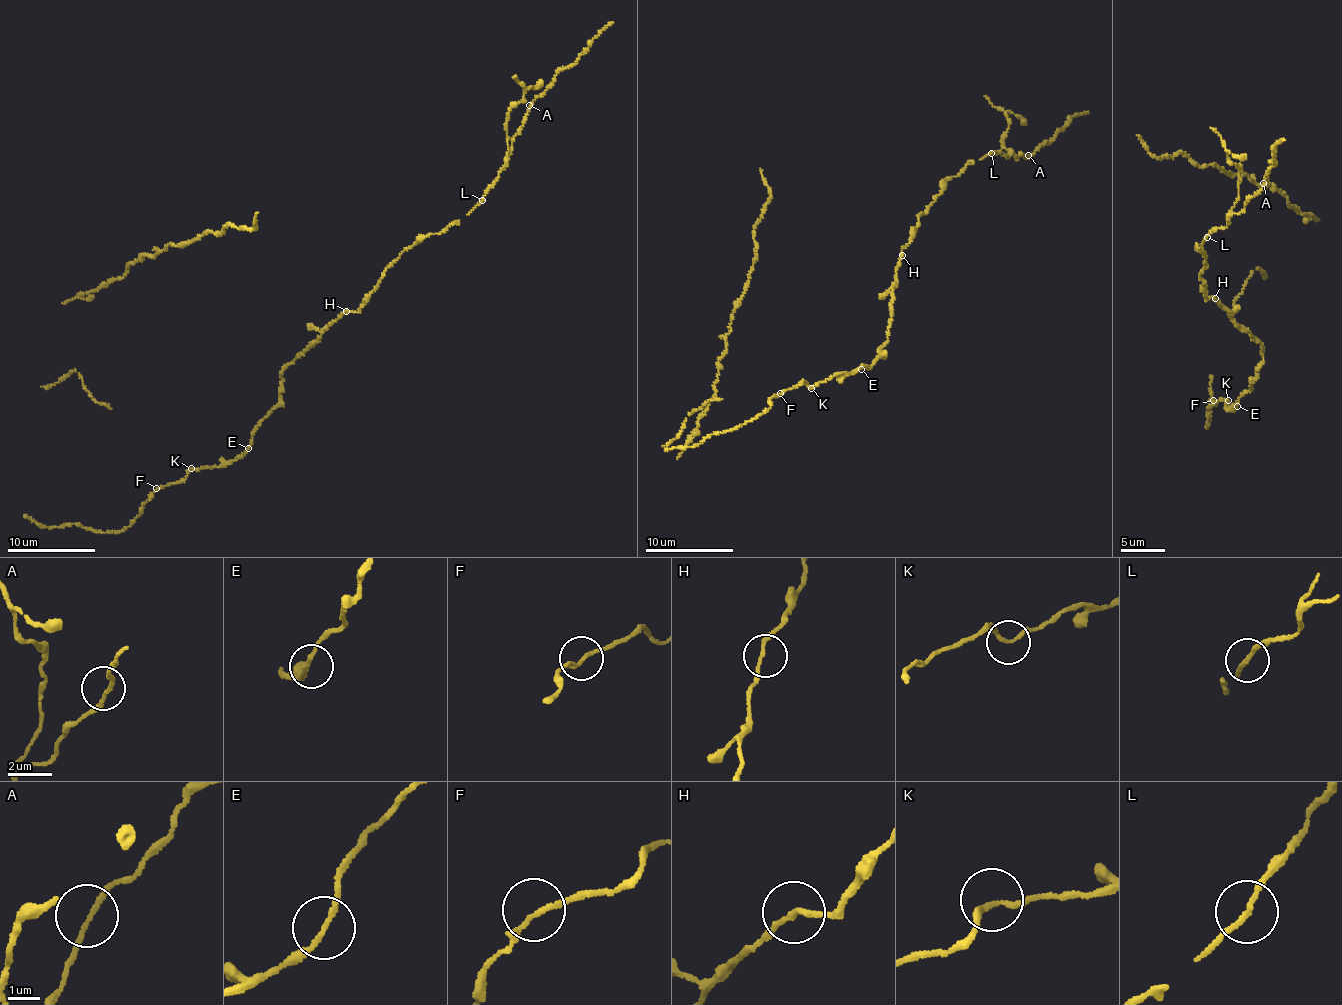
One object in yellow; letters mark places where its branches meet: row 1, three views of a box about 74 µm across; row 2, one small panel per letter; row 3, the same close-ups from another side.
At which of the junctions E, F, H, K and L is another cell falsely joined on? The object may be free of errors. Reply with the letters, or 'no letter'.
no letter

